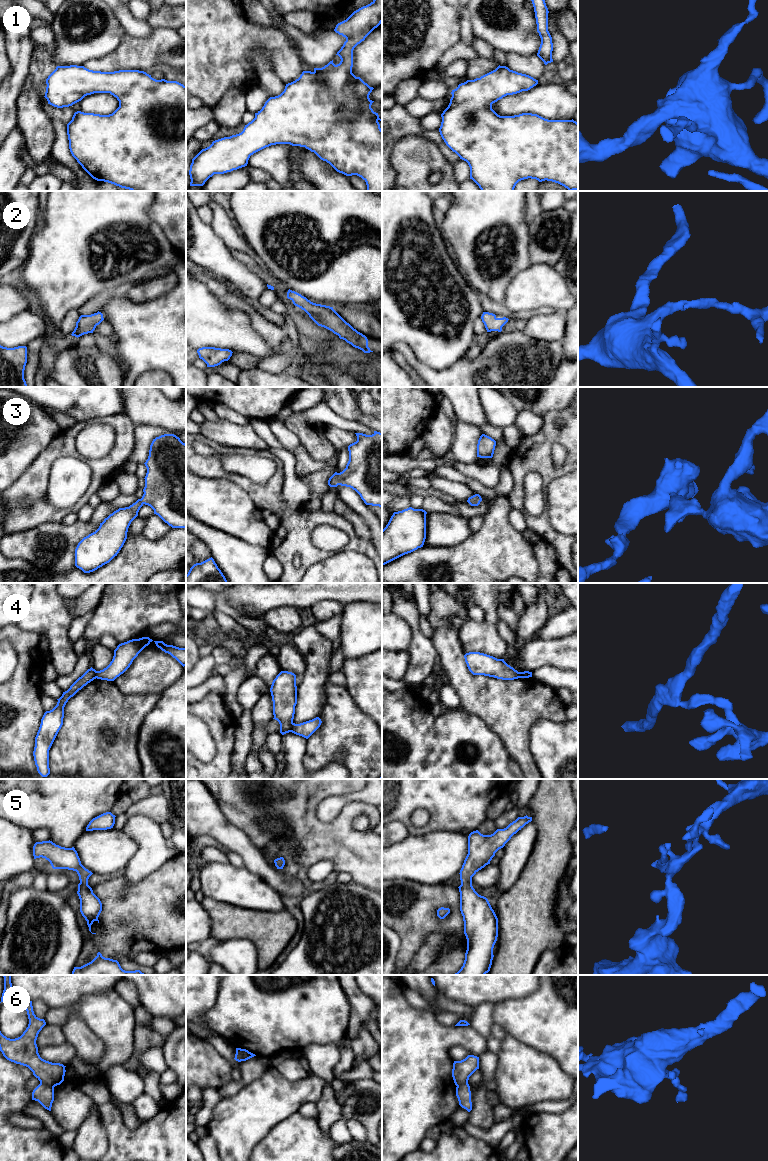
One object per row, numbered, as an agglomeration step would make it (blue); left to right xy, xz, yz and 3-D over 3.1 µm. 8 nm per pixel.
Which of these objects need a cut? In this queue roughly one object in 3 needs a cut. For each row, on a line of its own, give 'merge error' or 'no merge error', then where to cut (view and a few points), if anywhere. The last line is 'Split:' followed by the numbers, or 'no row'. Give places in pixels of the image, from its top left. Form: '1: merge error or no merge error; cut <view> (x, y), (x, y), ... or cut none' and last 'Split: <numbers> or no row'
1: no merge error; cut none
2: no merge error; cut none
3: no merge error; cut none
4: merge error; cut xz (293, 723), (290, 731)
5: no merge error; cut none
6: merge error; cut xy (40, 1082), (53, 1088)
Split: 4, 6

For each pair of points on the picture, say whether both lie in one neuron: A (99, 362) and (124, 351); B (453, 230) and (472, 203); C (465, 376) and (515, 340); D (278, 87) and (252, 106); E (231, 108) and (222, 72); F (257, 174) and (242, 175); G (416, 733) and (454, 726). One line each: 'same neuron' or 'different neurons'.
A: different neurons
B: same neuron
C: same neuron
D: different neurons
E: different neurons
F: different neurons
G: different neurons

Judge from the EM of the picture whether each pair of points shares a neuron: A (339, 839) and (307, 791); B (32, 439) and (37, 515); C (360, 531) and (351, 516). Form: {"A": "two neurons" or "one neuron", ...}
{"A": "one neuron", "B": "two neurons", "C": "one neuron"}

